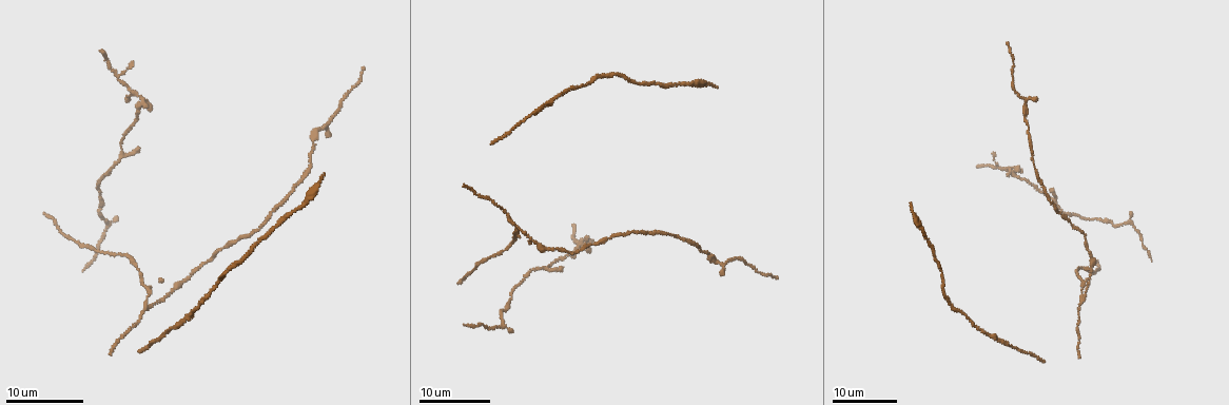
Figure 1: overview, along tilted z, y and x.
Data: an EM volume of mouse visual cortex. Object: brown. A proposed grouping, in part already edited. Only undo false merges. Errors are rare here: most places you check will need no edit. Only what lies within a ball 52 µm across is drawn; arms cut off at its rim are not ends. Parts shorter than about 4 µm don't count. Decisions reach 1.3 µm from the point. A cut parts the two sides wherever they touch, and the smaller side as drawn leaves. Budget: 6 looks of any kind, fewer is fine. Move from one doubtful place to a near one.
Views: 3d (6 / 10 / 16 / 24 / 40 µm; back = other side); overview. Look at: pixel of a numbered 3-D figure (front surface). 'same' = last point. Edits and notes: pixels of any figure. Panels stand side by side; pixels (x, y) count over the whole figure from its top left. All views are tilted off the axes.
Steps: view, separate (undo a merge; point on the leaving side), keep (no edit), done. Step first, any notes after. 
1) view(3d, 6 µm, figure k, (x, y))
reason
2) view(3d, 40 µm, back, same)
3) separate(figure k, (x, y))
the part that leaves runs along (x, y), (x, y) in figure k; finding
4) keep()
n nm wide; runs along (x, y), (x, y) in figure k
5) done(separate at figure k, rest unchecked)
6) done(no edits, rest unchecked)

view(3d, 16 µm, figure 1, (142, 285))

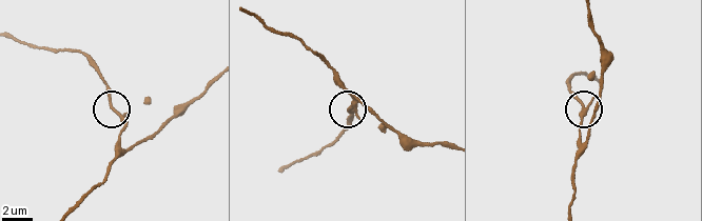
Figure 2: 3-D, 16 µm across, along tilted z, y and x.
view(3d, 6 µm, figure 2, (112, 109))
zoom in

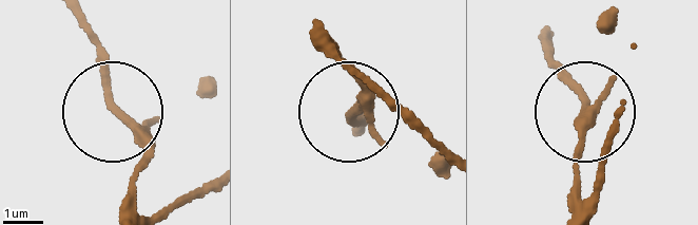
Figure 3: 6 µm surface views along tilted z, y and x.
keep()
3 arms; runs along (134, 191), (147, 148), (119, 115), (110, 63), (81, 11) in figure 3; all the same cell

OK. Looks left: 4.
view(3d, 24 µm, figure 1, (324, 128))
calibre changes

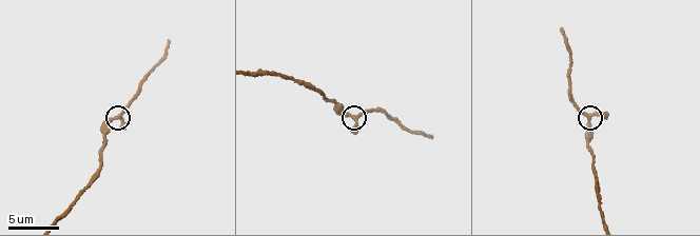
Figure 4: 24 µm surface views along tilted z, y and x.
view(3d, 10 µm, figure 4, (118, 117))

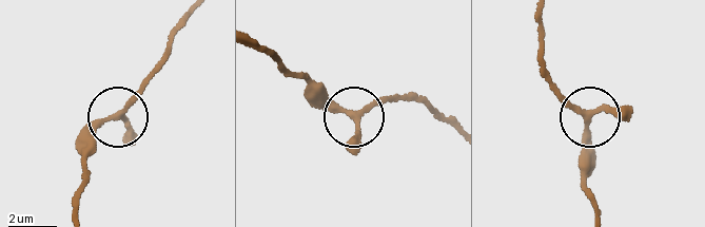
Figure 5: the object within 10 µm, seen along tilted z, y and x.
keep()
3 arms; runs along (599, 214), (583, 185), (581, 144), (588, 117), (551, 81) in figure 5; one cell here

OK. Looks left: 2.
view(3d, 24 µm, figure 1, (141, 95))
four-way junction

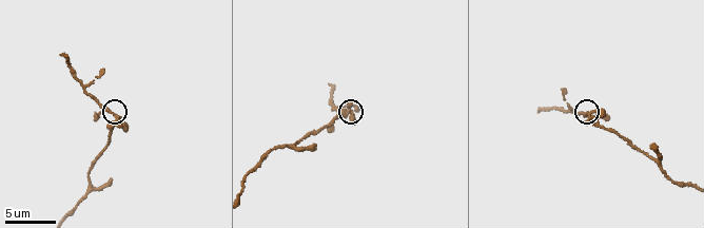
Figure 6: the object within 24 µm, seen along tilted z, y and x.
view(3d, 6 µm, figure 6, (114, 115))
closer look

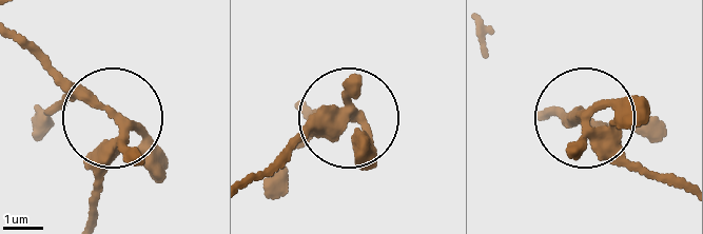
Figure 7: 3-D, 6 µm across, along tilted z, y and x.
keep()
continuous, no second cell

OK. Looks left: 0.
done(no edits, rest unchecked)

